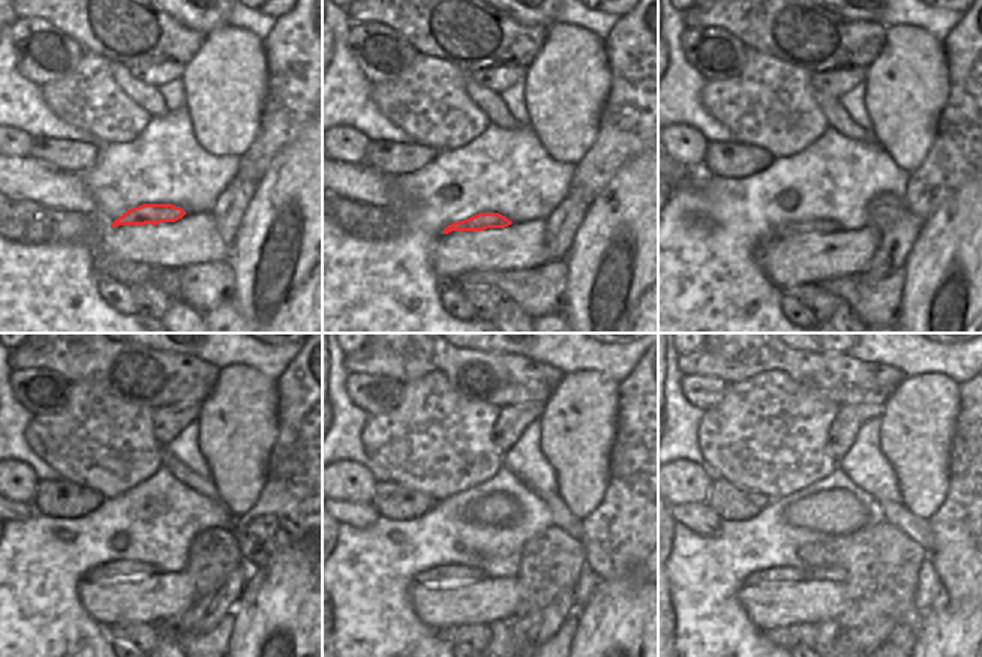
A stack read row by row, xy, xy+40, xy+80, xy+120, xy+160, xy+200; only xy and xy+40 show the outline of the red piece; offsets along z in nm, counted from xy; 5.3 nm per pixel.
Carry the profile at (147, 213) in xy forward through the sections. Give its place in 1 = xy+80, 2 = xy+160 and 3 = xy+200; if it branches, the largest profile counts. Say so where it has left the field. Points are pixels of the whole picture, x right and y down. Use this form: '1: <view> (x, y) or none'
1: xy+80 (817, 225)
2: xy+160 (450, 572)
3: xy+200 (777, 575)

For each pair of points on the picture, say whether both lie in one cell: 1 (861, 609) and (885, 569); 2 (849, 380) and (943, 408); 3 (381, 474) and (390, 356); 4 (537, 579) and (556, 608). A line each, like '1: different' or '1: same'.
1: same
2: different
3: different
4: different

